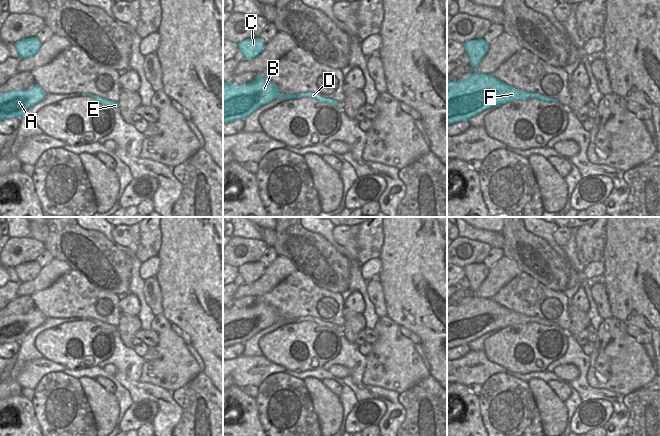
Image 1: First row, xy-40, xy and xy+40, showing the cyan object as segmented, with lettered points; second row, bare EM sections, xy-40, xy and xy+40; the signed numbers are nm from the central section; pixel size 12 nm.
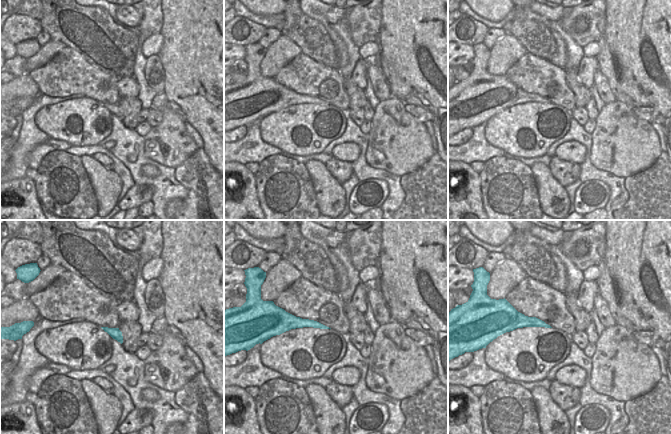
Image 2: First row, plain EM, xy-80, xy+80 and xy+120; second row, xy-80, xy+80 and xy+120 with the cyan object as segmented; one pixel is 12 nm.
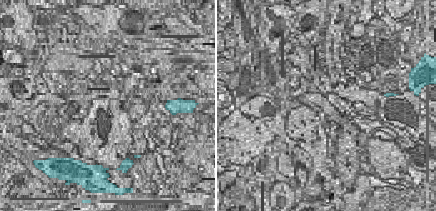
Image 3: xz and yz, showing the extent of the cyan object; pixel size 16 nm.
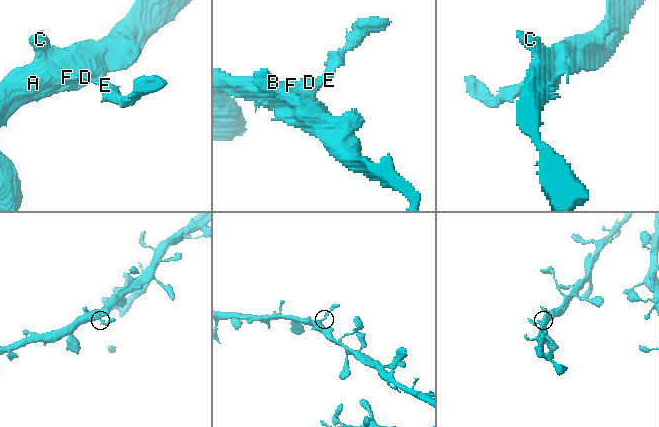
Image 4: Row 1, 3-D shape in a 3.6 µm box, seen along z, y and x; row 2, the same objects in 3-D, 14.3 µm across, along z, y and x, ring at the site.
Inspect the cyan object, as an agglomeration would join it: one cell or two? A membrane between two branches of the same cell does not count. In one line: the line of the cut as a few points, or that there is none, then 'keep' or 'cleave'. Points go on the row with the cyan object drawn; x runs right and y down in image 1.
cut none; keep

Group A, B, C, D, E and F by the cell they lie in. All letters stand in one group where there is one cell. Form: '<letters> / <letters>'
A B C D E F

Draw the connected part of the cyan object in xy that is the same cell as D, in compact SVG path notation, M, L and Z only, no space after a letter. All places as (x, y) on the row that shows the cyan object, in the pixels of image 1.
M263 76L248 84L237 85L232 82L223 84L223 124L235 120L244 120L255 110L272 102L275 98L292 100L311 97L331 105L338 105L336 100L321 97L317 93L281 94L276 85Z

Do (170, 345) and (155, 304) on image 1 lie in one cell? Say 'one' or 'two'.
two

